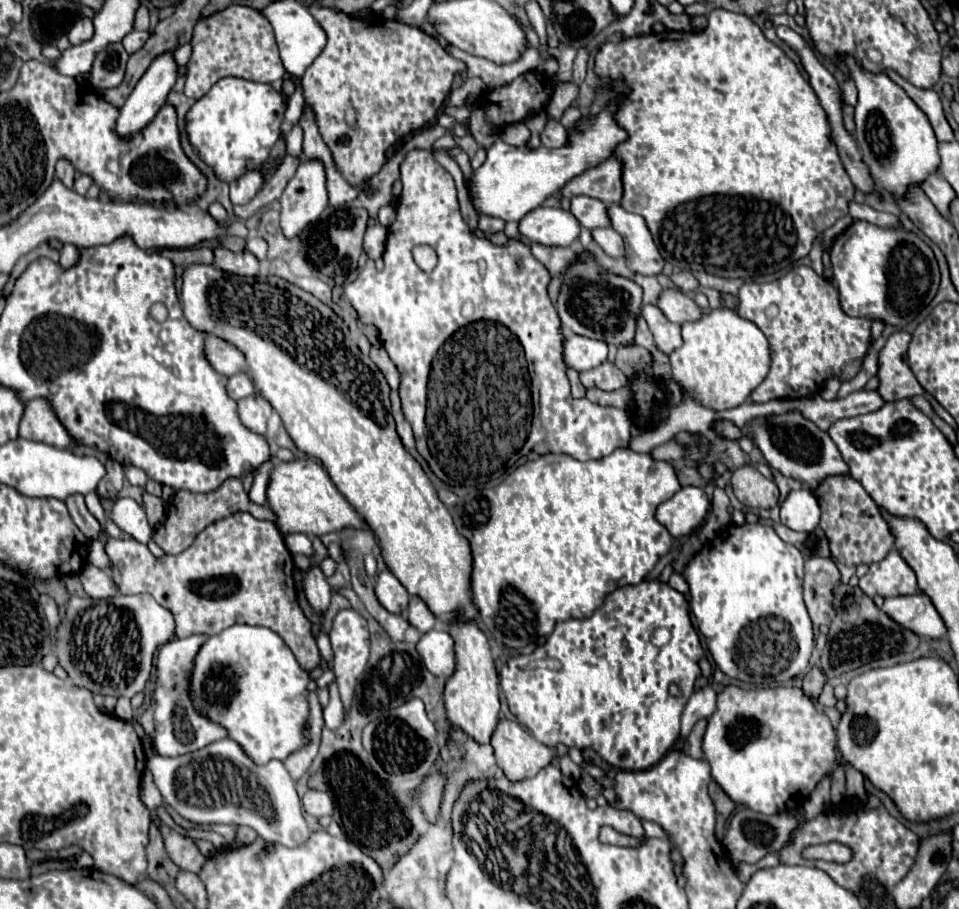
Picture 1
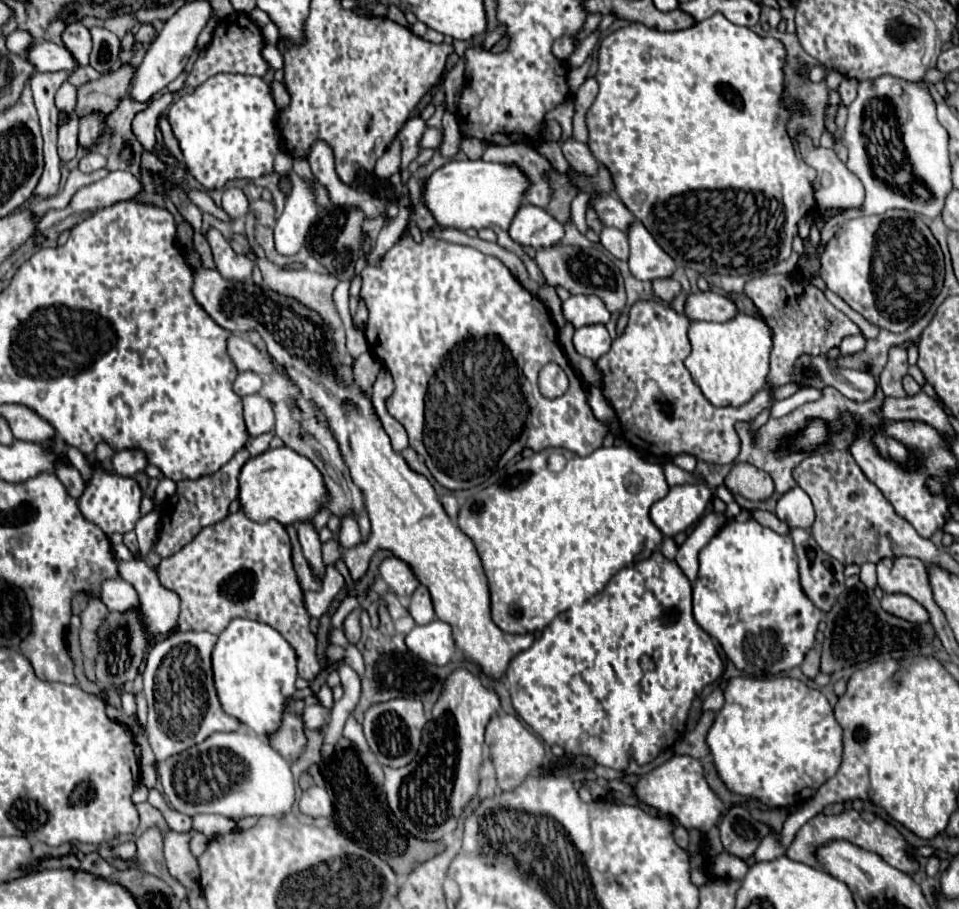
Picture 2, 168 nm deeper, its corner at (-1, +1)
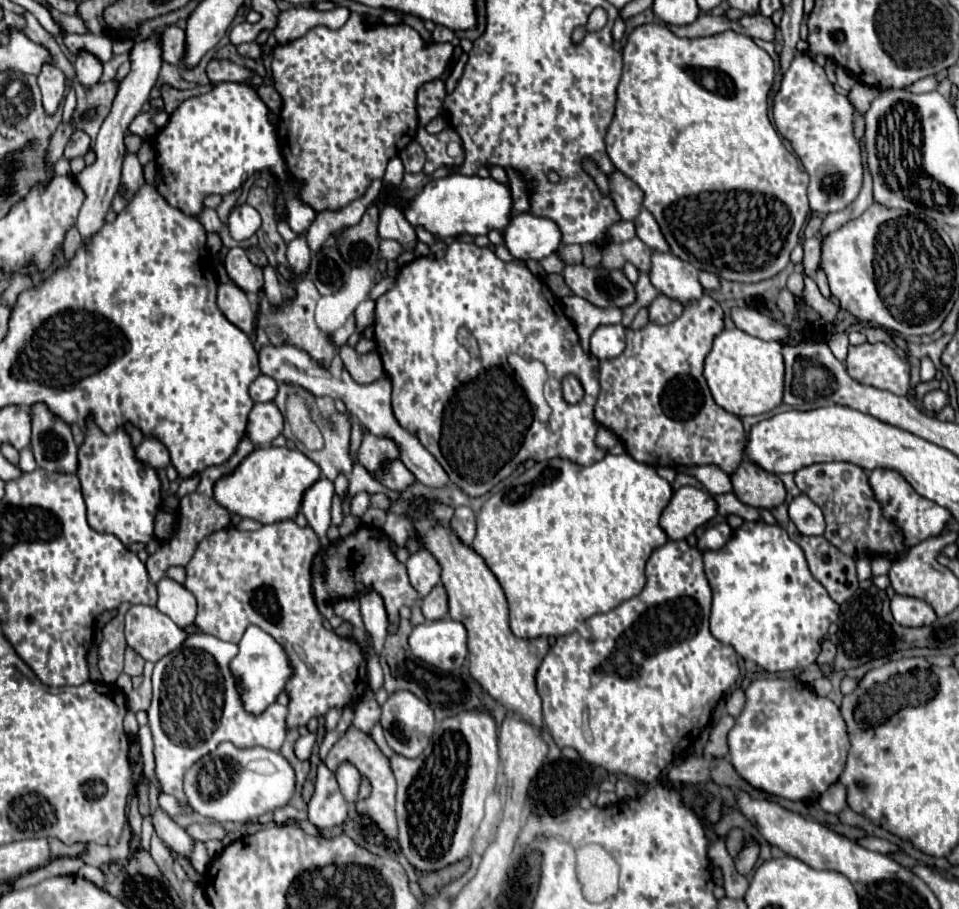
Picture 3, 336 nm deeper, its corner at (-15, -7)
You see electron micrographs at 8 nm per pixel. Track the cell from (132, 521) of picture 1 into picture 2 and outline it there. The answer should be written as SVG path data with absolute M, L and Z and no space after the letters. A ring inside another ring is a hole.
M89 458L89 464L93 470L93 476L89 482L85 482L85 490L83 490L81 498L77 500L83 518L97 524L107 536L111 536L113 532L125 534L125 532L133 530L137 520L141 518L141 514L139 514L141 488L137 484L137 480L129 478L129 476L121 476L113 470L107 470L101 462L97 462L93 458Z

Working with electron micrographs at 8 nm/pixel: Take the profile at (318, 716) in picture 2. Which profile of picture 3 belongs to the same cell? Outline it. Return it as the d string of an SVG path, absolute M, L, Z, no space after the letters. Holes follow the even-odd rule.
M309 732L309 734L305 734L305 736L301 736L301 738L297 740L297 744L295 744L295 754L297 754L299 760L309 758L315 740L317 740L317 734L315 734L315 732Z

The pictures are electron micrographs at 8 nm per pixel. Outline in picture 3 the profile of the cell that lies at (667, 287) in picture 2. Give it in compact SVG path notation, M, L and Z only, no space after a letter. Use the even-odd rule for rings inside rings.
M659 294L649 306L649 320L655 324L669 324L681 314L683 314L683 304L667 298L665 294Z

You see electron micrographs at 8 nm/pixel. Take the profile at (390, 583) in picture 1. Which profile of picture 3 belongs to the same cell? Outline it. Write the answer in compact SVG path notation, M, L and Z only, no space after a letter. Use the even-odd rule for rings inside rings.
M419 550L417 554L413 554L405 566L411 586L417 590L419 596L427 596L439 584L441 568L427 550Z

